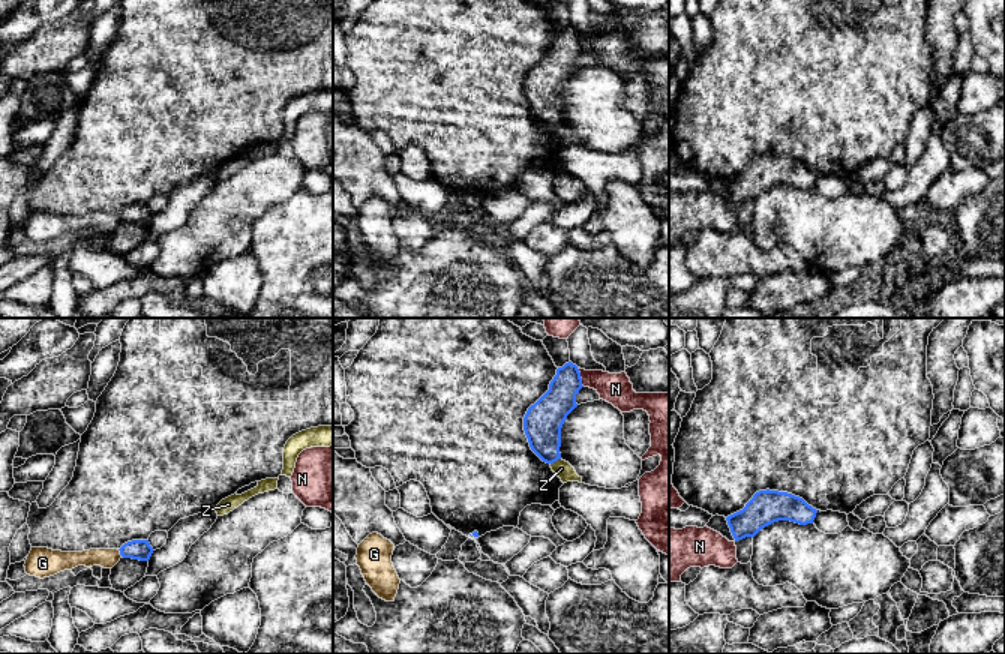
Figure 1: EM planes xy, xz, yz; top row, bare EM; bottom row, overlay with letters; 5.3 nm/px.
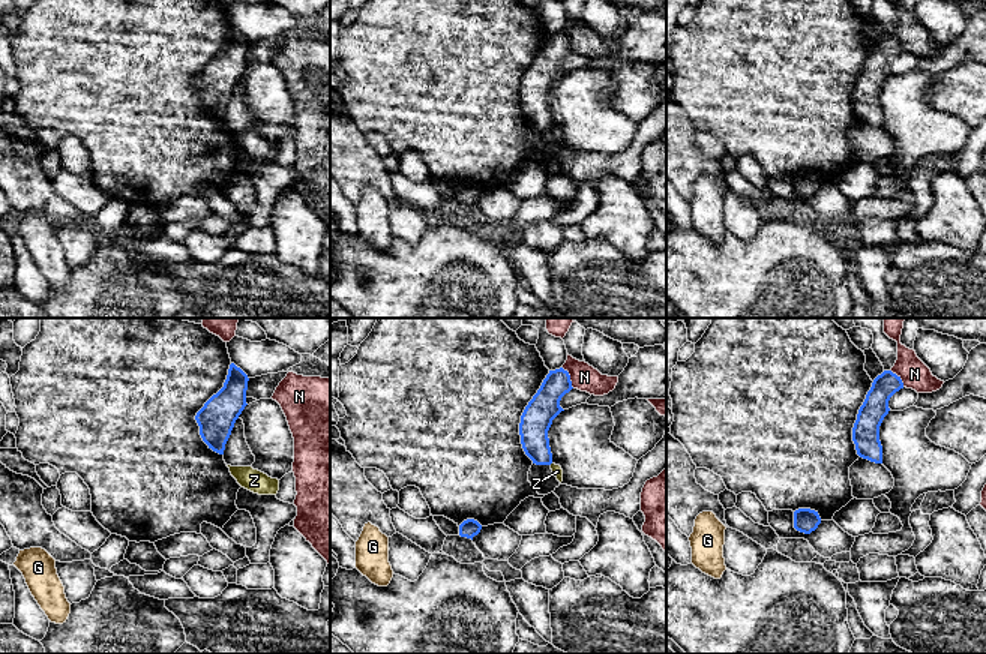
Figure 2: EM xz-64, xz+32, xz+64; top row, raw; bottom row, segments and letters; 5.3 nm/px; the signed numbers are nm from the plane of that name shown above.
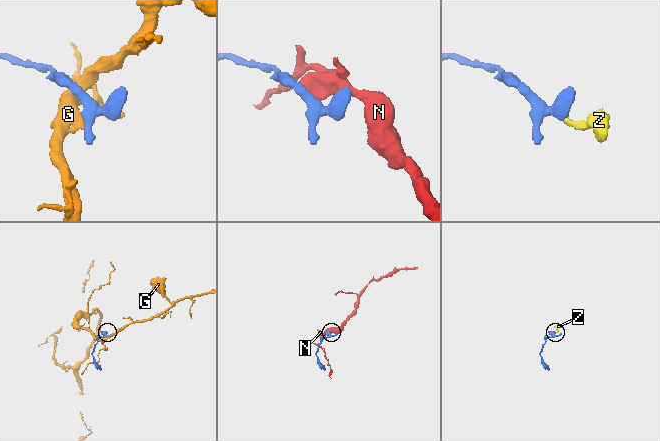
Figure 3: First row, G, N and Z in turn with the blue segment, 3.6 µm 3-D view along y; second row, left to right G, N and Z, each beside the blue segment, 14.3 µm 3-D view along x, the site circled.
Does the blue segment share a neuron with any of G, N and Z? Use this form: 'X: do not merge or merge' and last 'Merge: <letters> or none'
G: do not merge
N: do not merge
Z: merge
Merge: Z

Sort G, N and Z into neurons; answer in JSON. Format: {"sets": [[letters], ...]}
{"sets": [["G"], ["N"], ["Z"]]}

